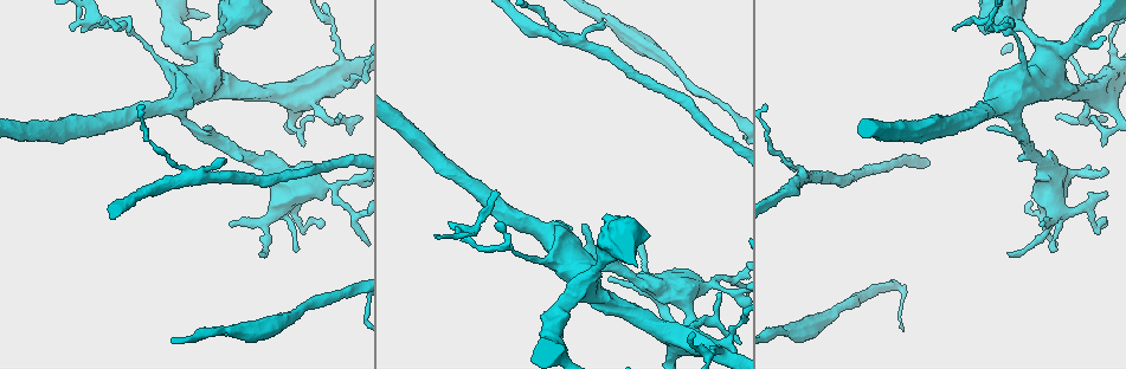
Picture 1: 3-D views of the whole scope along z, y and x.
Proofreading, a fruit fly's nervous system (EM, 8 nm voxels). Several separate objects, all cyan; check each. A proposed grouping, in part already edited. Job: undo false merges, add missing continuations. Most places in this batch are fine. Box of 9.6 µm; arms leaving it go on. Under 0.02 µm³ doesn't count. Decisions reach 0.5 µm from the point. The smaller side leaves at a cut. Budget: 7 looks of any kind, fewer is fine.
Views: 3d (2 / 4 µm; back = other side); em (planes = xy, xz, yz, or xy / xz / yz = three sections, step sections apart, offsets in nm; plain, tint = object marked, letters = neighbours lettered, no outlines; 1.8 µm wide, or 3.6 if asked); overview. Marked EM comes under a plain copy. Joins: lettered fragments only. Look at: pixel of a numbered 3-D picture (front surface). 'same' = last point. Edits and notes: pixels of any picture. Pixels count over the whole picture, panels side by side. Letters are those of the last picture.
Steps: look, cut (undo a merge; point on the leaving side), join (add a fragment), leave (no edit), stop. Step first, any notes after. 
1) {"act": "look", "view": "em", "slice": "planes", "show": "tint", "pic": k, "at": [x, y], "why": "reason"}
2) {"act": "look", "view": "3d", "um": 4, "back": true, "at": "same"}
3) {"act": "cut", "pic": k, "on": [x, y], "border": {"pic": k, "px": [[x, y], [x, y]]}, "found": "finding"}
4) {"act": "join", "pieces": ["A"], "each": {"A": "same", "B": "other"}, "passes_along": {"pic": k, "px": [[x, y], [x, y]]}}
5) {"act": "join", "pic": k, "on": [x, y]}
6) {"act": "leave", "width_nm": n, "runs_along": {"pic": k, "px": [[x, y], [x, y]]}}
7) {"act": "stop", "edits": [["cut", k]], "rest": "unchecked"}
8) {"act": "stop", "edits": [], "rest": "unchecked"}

{"act": "look", "view": "3d", "um": 4, "pic": 1, "at": [612, 250], "why": "sharp bend"}

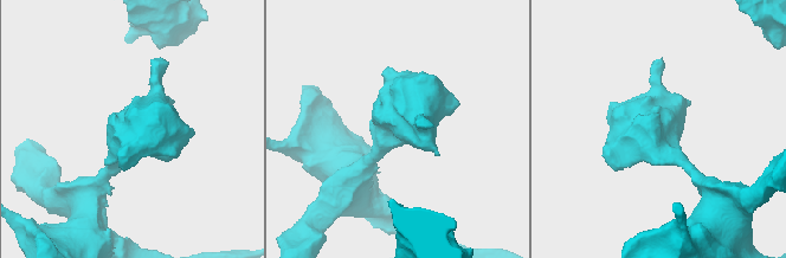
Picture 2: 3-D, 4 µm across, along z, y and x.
{"act": "look", "view": "em", "um": 3.6, "slice": "planes", "show": "letters", "pic": 2, "at": [398, 127]}

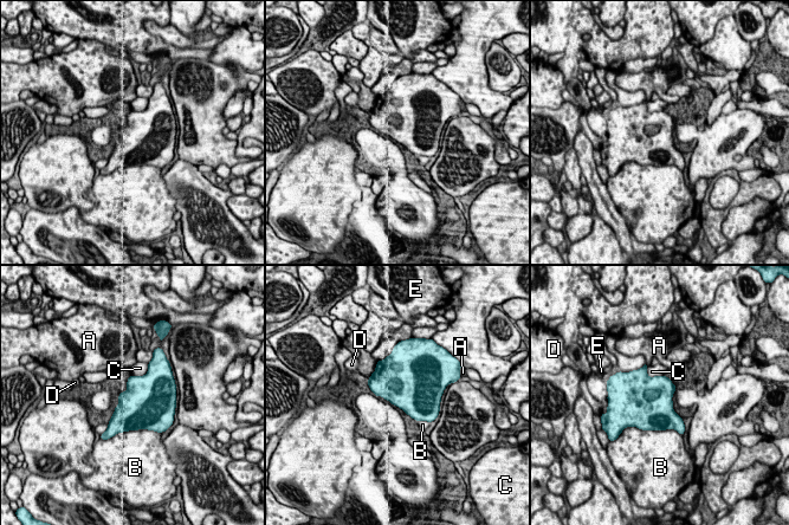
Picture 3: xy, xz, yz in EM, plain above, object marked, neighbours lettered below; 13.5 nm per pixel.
{"act": "leave", "longest_contact_nm": ["B", 650], "each": {"A": "other", "B": "other", "C": "other", "D": "other", "E": "other"}, "border": {"pic": 3, "px": [[148, 363], [144, 374], [131, 375]]}, "found": "one neuron here"}

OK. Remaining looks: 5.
{"act": "look", "view": "em", "slice": "planes", "show": "tint", "pic": 1, "at": [561, 251], "why": "sharp bend"}

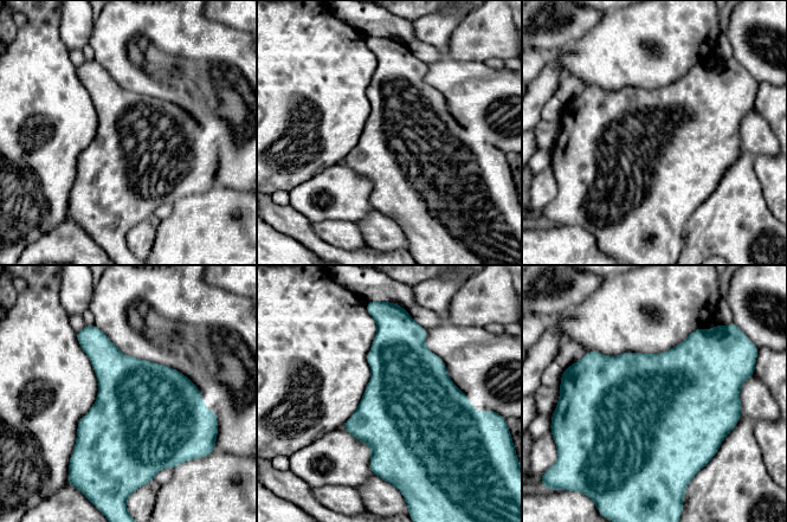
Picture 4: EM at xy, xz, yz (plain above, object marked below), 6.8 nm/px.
{"act": "look", "view": "em", "slice": "planes", "show": "letters", "at": "same"}

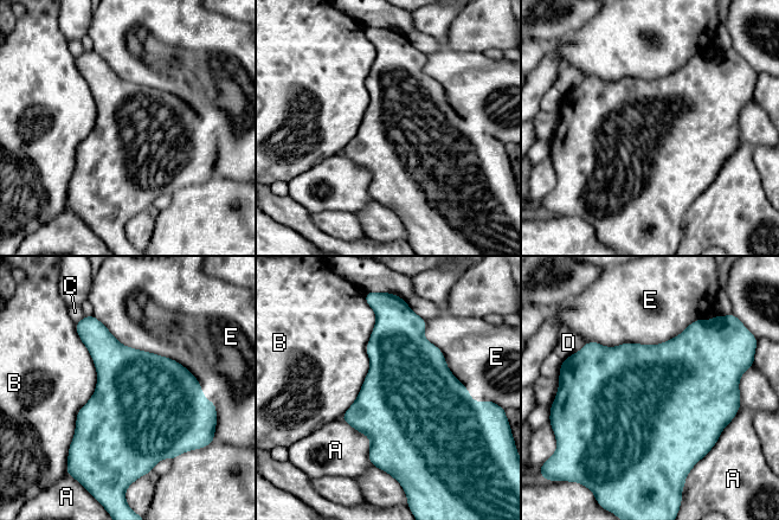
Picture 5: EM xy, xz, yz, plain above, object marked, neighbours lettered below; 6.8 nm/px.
{"act": "leave", "each": {"A": "other", "B": "other", "C": "other", "D": "other", "E": "other"}, "border": {"pic": 5, "px": [[75, 323], [96, 387], [68, 449]]}, "found": "continuous, no second neuron"}

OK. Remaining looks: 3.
{"act": "look", "view": "em", "um": 3.6, "slice": "planes", "show": "tint", "pic": 1, "at": [312, 99], "why": "four arms meet"}

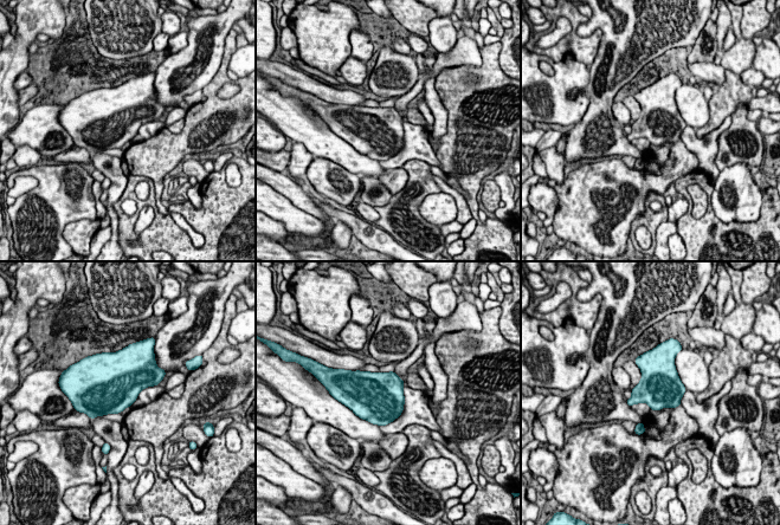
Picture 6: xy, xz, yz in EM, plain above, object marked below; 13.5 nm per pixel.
{"act": "look", "view": "em", "um": 3.6, "slice": "planes", "show": "letters", "at": "same", "why": "see the neighbours"}

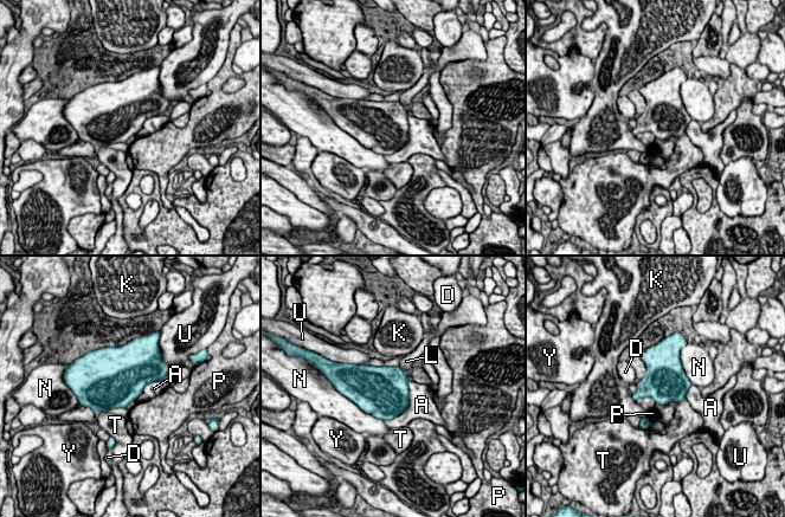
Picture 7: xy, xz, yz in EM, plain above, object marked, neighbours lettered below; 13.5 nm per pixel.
{"act": "leave", "each": {"A": "other", "D": "other", "K": "other", "L": "other", "N": "other", "P": "other", "T": "other", "U": "other", "Y": "other"}, "border": {"pic": 7, "px": [[636, 401], [651, 398], [656, 404]]}, "found": "continuous, no second neuron"}

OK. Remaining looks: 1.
{"act": "stop", "edits": [], "rest": "unchecked"}

